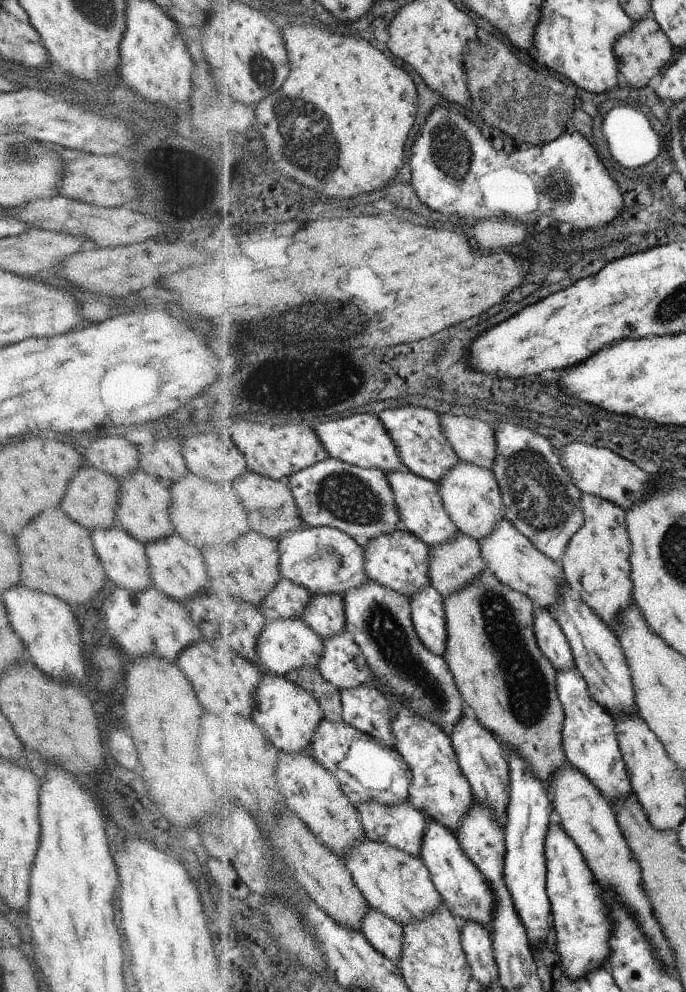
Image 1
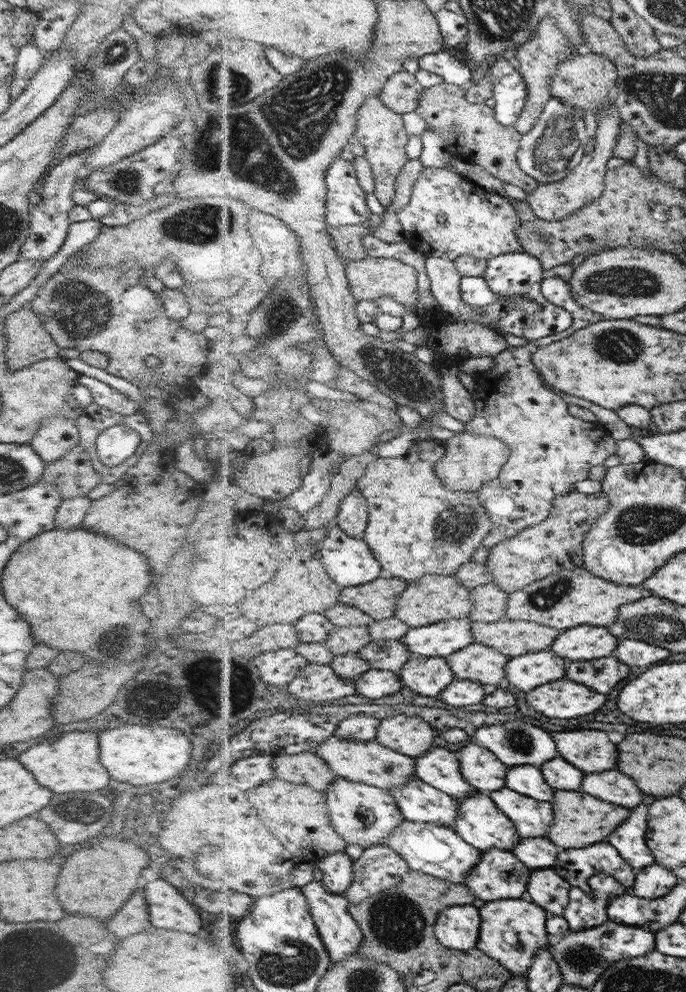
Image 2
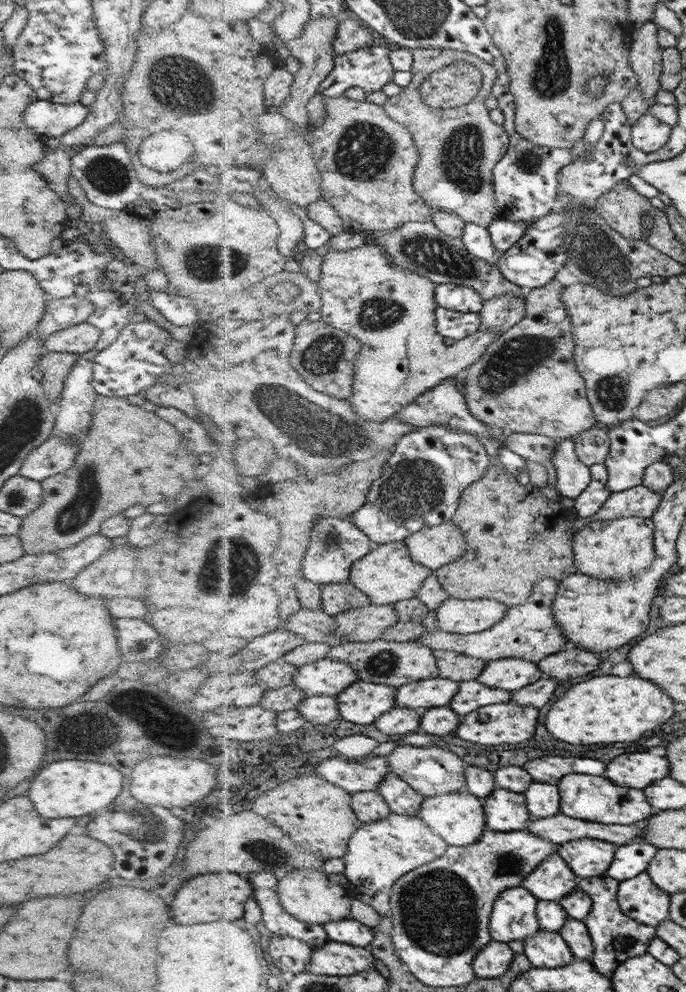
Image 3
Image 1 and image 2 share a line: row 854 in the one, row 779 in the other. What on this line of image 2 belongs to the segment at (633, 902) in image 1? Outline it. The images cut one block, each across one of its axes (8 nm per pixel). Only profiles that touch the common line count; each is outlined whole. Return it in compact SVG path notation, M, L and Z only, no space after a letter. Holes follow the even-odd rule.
M618 770L588 774L588 778L584 778L582 792L596 794L596 798L604 798L606 802L616 802L628 808L634 808L644 800L644 794L638 790L636 782Z

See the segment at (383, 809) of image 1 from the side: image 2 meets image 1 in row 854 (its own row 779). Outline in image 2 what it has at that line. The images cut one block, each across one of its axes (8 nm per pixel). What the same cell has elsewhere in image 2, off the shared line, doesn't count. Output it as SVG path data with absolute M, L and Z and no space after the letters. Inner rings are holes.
M418 775L391 793L412 822L435 822L454 828L459 822L461 800L424 782Z

